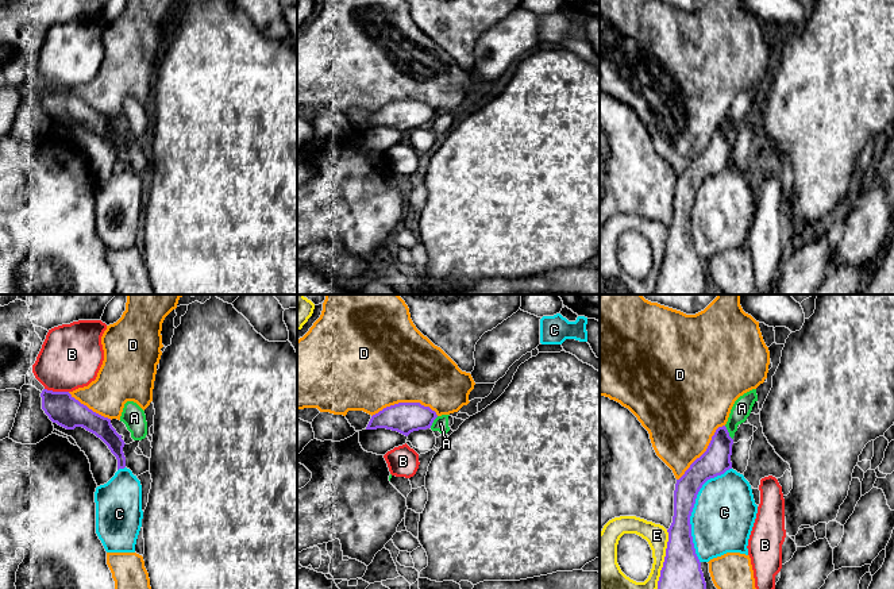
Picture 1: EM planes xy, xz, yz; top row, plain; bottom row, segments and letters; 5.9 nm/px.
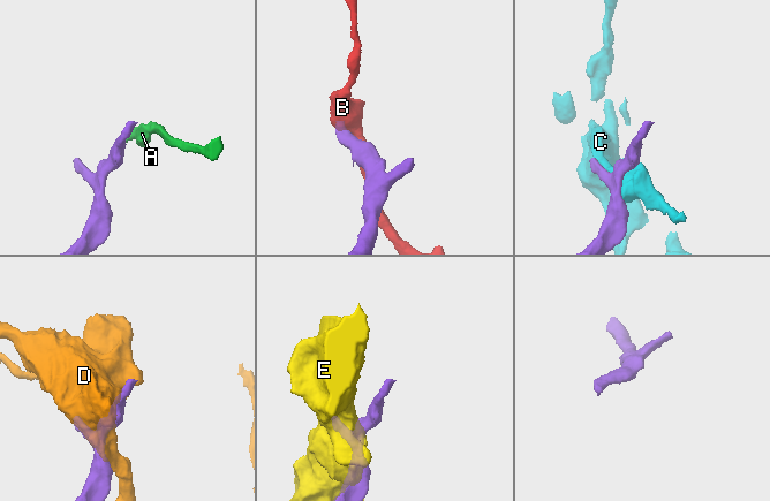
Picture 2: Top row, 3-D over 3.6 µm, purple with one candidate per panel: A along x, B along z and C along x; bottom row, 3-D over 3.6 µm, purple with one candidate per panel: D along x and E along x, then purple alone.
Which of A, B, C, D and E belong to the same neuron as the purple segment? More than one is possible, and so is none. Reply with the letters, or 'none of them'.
none of them

